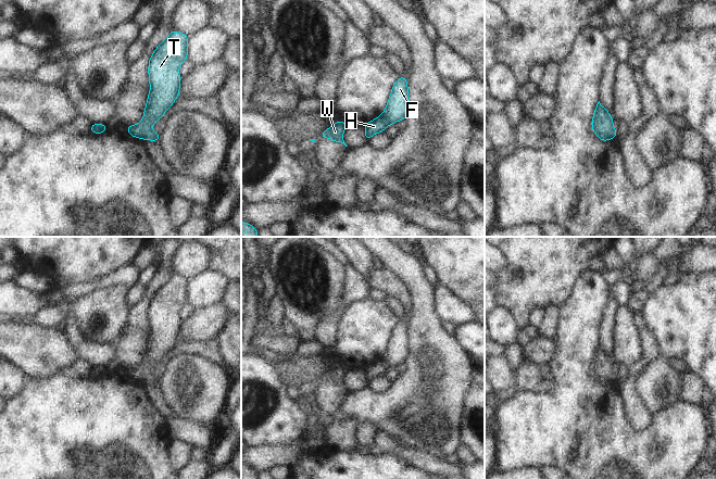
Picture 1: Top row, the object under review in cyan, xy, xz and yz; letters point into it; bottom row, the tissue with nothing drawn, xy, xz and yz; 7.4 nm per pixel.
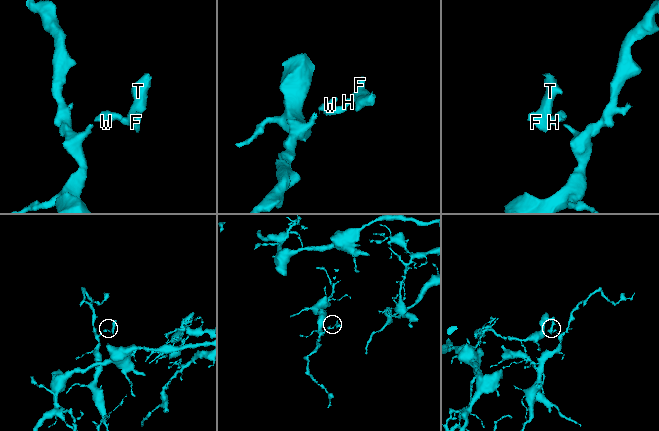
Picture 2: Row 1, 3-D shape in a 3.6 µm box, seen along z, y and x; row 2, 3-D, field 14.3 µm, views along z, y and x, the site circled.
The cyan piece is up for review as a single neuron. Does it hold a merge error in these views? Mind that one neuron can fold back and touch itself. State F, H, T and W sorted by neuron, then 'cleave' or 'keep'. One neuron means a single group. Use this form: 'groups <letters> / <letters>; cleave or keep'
groups F T / H W; cleave

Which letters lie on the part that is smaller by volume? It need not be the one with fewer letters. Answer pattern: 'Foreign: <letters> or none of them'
Foreign: F, T

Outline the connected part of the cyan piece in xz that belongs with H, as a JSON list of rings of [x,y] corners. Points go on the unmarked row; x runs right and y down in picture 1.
[[[379,360],[374,364],[366,366],[365,370],[365,381],[368,385],[369,381],[376,376],[382,376],[382,374],[390,368],[390,366],[384,361]]]

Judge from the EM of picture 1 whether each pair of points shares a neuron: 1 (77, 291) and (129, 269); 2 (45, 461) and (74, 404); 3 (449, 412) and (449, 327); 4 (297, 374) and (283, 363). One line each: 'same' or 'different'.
1: same
2: same
3: different
4: same

